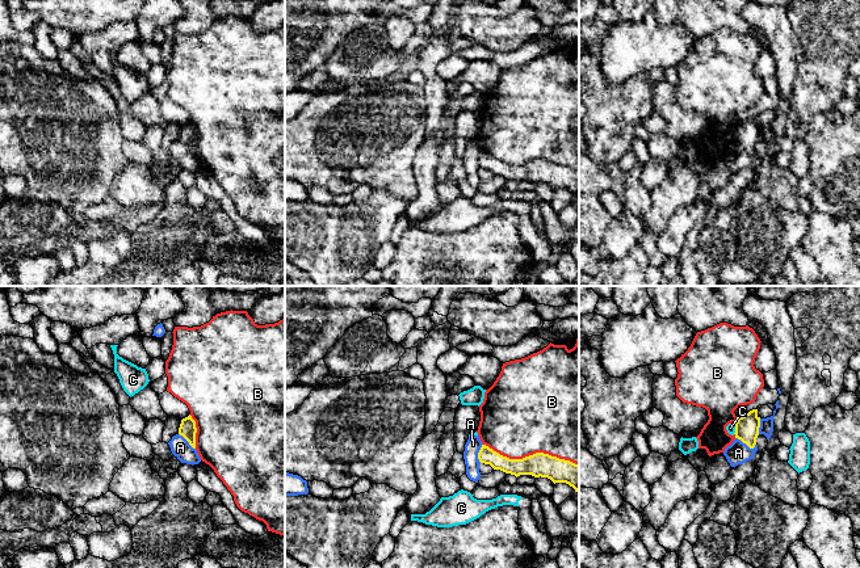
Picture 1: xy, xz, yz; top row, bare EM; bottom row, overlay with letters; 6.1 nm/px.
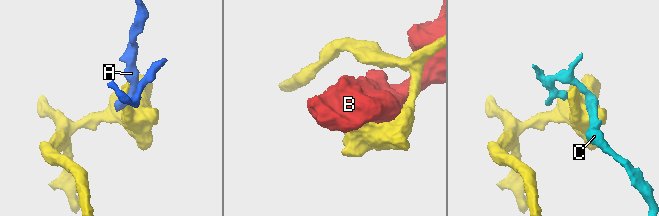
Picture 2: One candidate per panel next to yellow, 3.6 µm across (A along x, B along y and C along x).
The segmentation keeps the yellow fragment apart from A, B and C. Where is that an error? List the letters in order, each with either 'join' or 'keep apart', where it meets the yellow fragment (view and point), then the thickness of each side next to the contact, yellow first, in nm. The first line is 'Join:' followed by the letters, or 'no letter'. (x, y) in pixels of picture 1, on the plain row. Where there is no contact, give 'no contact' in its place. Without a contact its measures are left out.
Join: no letter
A: keep apart; contact yz (746, 150); calibres 140 and 140 nm
B: keep apart; contact xz (531, 162); calibres 150 and 480 nm
C: keep apart; contact yz (735, 134); calibres 140 and 60 nm

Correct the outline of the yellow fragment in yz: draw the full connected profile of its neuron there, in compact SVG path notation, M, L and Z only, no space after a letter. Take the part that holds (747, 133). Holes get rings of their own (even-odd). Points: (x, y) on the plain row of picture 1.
M752 115L742 123L738 123L735 129L735 144L741 146L750 155L756 151L756 144L759 142L760 123L758 122L758 115Z

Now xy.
M189 121L188 123L181 126L179 140L183 142L193 155L196 155L196 139L196 127Z

